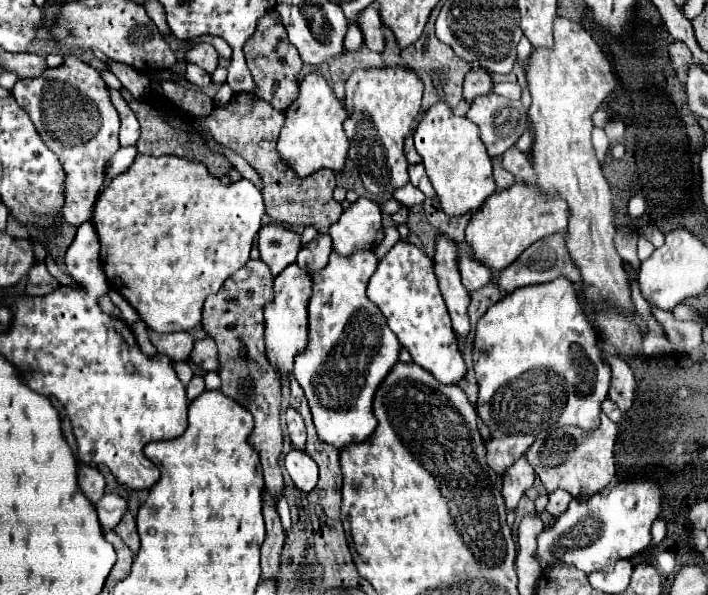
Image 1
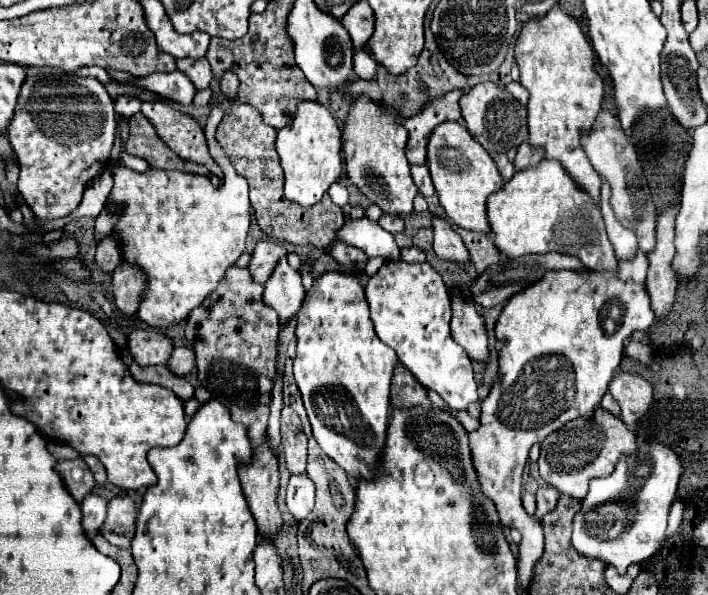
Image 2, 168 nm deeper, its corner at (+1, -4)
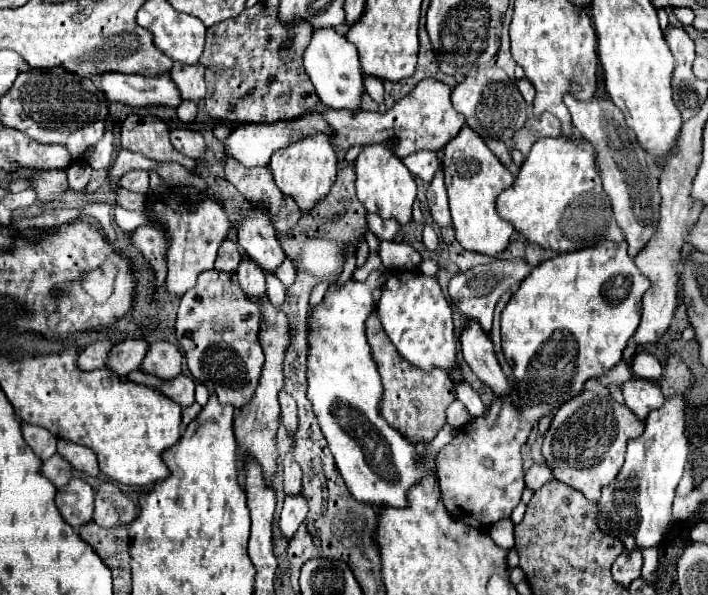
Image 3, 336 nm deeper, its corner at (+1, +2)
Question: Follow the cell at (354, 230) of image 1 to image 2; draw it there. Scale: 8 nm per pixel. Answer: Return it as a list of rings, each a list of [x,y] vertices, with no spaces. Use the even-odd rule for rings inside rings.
[[[363,217],[359,221],[349,219],[341,227],[337,239],[363,249],[371,257],[383,257],[385,261],[401,259],[401,249],[397,247],[393,235],[387,233],[383,227],[379,227],[379,223],[369,221],[367,217]]]

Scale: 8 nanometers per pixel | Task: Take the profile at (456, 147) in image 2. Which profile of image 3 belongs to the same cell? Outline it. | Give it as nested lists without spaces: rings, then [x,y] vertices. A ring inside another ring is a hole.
[[[463,125],[459,135],[445,145],[441,167],[445,173],[445,187],[449,193],[449,209],[457,241],[467,251],[495,257],[509,245],[509,239],[515,233],[511,223],[503,221],[495,211],[497,195],[509,185],[513,185],[515,175],[489,151],[483,139],[467,125]]]

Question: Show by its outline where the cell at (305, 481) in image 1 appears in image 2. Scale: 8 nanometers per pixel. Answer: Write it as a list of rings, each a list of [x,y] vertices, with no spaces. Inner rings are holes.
[[[291,475],[285,503],[297,523],[311,513],[315,503],[315,487],[311,485],[311,479],[307,475]]]

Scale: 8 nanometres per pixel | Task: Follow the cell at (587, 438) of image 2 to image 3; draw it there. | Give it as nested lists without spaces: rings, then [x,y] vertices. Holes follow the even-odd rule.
[[[583,391],[557,411],[545,433],[541,453],[555,479],[579,489],[591,501],[599,501],[601,487],[609,485],[623,465],[627,441],[639,437],[643,429],[643,423],[631,413],[631,409],[619,405],[613,397]]]

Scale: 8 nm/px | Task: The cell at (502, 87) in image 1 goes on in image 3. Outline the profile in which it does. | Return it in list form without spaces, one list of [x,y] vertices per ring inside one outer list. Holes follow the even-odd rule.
[[[519,79],[519,81],[517,81],[517,87],[519,87],[521,95],[525,97],[527,105],[531,107],[531,103],[533,103],[533,97],[535,97],[535,89],[533,89],[533,85],[529,83],[529,79]]]

